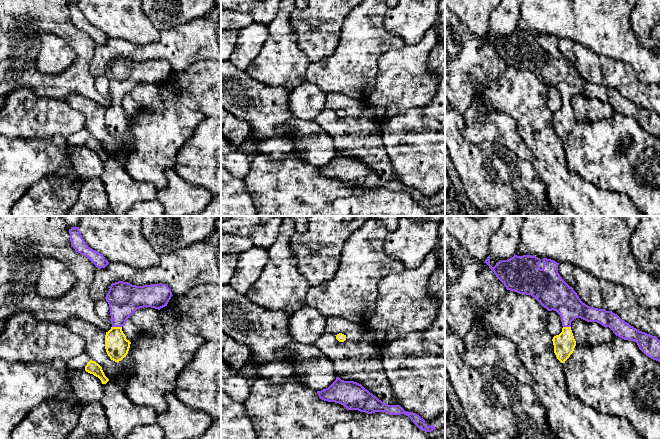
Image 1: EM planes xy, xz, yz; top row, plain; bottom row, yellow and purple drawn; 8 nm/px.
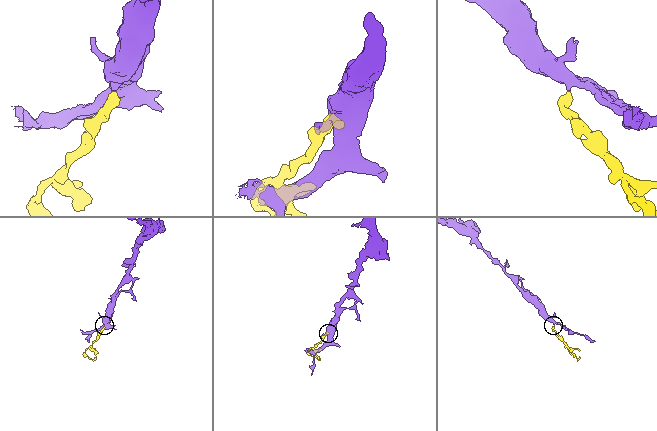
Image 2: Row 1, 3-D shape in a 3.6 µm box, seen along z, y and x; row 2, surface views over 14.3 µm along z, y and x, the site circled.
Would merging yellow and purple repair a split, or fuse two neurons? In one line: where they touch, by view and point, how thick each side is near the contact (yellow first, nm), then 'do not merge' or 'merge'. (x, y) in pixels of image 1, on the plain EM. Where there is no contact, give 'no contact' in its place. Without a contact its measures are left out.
xy (117, 103) | 190/260 nm | merge

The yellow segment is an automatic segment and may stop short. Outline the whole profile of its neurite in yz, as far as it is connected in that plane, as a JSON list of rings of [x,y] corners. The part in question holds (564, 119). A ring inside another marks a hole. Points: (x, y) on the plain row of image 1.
[[[515,30],[510,35],[497,38],[494,43],[490,41],[490,31],[484,39],[489,42],[507,66],[531,71],[548,87],[554,86],[560,91],[563,102],[562,108],[554,112],[552,117],[554,129],[561,139],[564,139],[570,133],[576,122],[571,106],[571,98],[576,94],[581,94],[587,98],[597,98],[604,103],[609,103],[616,112],[636,118],[646,132],[660,138],[660,116],[656,112],[637,106],[612,87],[590,83],[583,79],[573,64],[558,49],[559,39],[547,34],[541,36],[536,32],[517,32]]]

